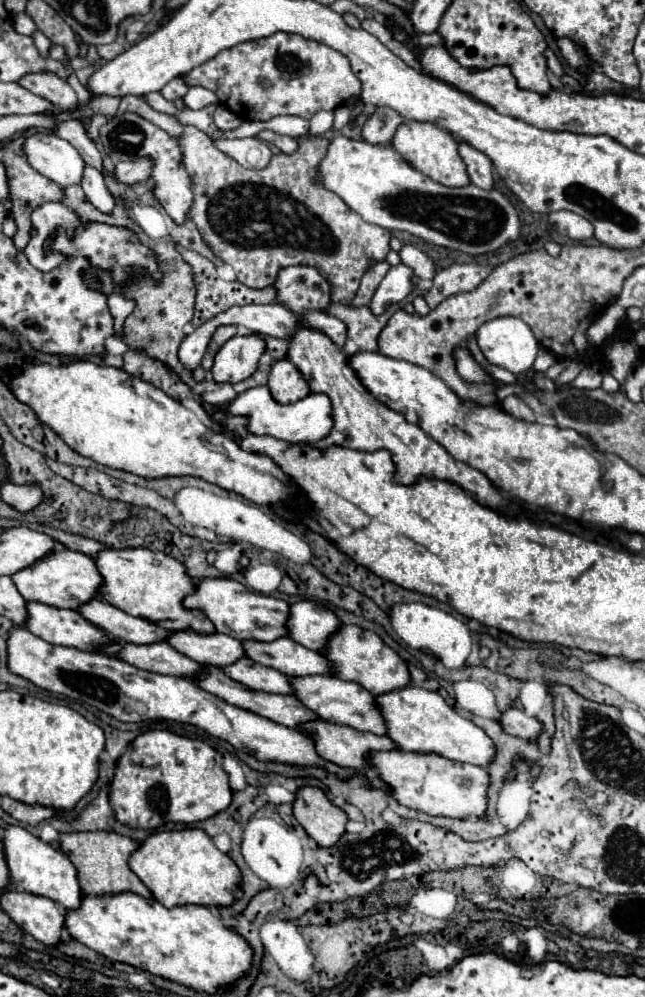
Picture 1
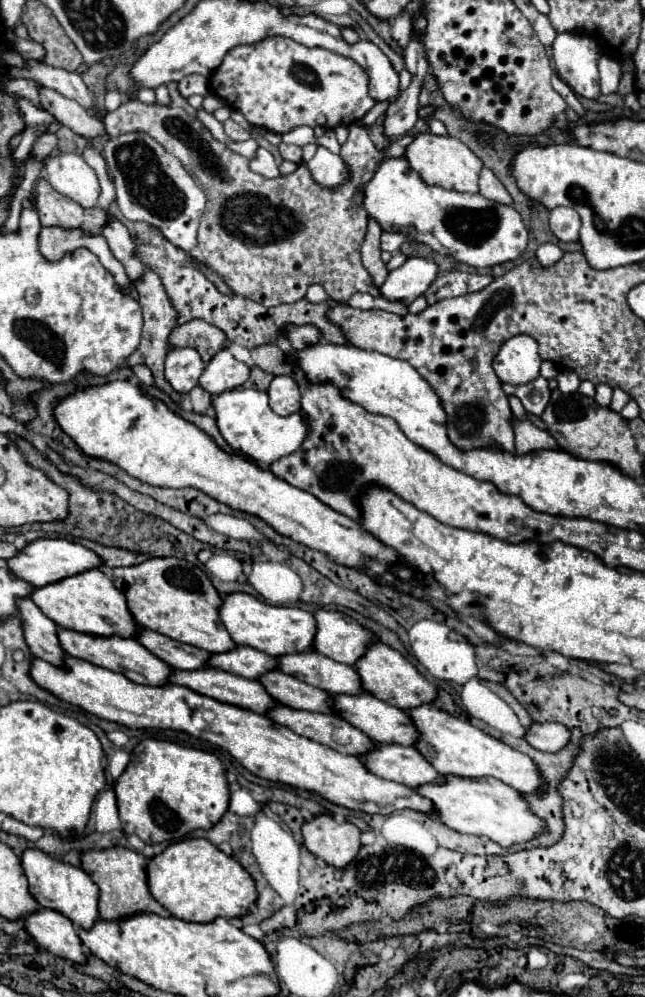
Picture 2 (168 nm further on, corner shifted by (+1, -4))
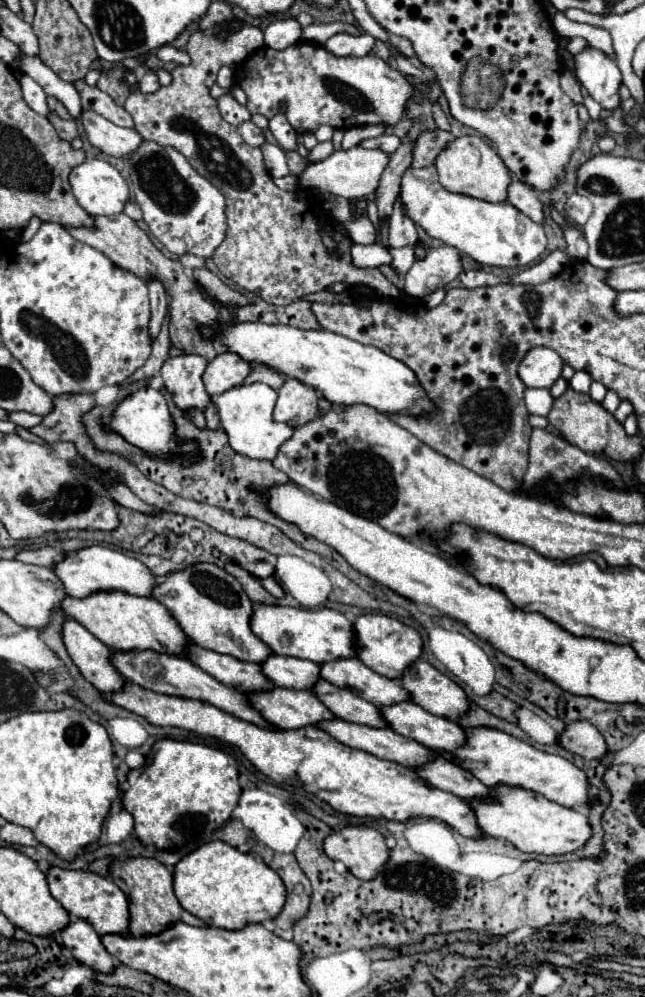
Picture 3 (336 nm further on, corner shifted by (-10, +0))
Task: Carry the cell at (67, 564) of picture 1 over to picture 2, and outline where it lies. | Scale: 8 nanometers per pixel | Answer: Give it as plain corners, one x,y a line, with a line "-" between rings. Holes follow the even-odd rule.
101,570
85,572
81,576
71,576
69,580
47,584
45,588
35,588
31,600
41,608
41,612
45,612
61,628
75,630
81,634
135,638
139,630
139,624
135,622
127,606
125,594
117,590
111,578
107,578

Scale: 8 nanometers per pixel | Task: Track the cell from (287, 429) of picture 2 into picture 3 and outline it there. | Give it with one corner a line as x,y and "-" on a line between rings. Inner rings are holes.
240,384
236,388
230,388
228,392
220,394
216,400
218,414
220,414
220,424
224,432
228,434
230,446
248,458
258,458
258,460
274,460
280,446
292,438
294,428
284,422
274,422
272,412
276,404
276,390
268,388
266,384

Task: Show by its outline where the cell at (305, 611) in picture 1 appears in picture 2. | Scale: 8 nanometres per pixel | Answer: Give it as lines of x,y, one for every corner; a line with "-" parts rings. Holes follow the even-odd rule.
317,610
317,636
315,650
343,664
353,666
365,656
367,648
379,642
379,636
363,628
357,620
343,612

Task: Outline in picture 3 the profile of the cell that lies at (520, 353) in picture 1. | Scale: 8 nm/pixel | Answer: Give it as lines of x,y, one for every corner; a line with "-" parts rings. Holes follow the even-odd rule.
536,346
526,352
524,360
518,366
518,376
528,388
550,388
560,376
562,366
564,362
554,350

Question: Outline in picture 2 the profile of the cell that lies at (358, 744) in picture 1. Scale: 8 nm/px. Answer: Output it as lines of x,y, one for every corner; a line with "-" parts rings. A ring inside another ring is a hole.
381,744
373,756
361,756
369,772
405,784
409,788
419,788
423,784
443,784
445,778
425,760
417,748
405,748
399,744

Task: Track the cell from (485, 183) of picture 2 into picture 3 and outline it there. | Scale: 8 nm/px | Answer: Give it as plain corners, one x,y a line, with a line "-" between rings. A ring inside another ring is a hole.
512,180
512,184
508,186
508,198
506,198
512,206
516,206
520,212
524,212
528,218
532,218
534,222
542,224
544,222
544,204
536,198
536,194
532,192
532,188
520,180

